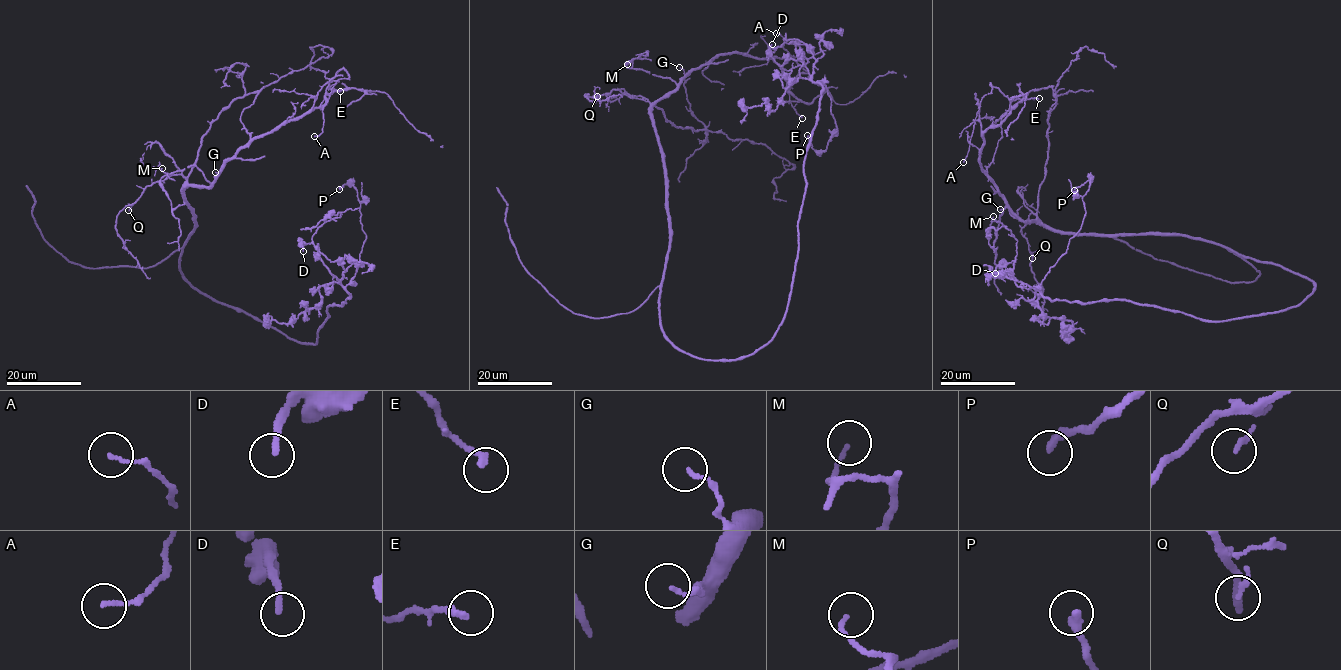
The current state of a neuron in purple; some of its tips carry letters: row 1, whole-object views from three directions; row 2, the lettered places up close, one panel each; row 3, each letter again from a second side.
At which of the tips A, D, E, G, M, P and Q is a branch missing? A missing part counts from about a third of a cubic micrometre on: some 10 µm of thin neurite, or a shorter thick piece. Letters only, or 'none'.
none

